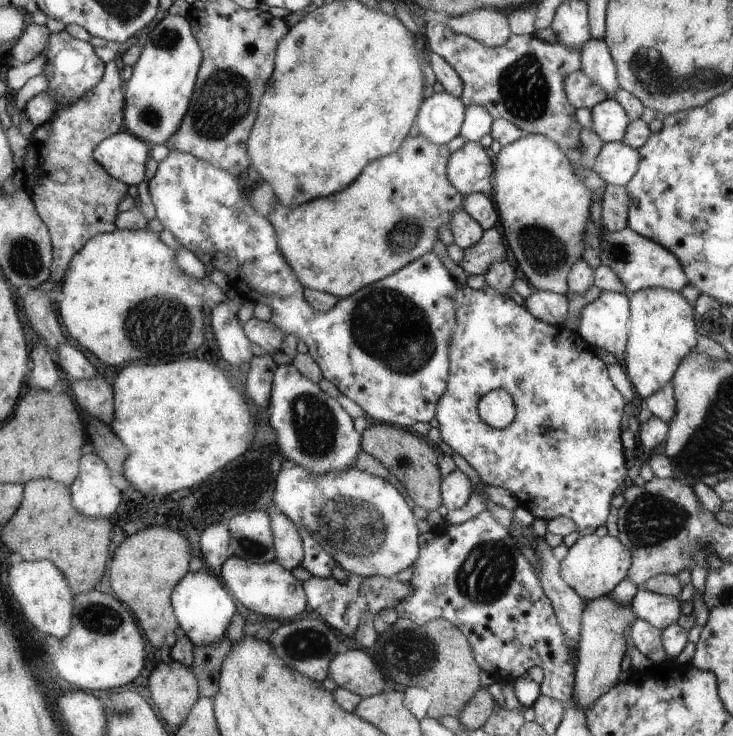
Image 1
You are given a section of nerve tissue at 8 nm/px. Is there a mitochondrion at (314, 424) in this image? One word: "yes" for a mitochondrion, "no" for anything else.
yes

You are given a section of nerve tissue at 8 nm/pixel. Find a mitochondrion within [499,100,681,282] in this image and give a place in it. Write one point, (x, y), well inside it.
(618, 251)

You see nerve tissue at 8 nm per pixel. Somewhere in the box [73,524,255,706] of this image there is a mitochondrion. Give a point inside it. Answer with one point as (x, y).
(99, 619)

